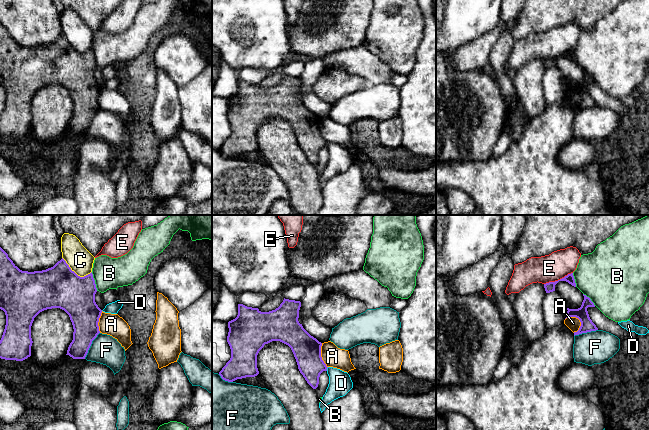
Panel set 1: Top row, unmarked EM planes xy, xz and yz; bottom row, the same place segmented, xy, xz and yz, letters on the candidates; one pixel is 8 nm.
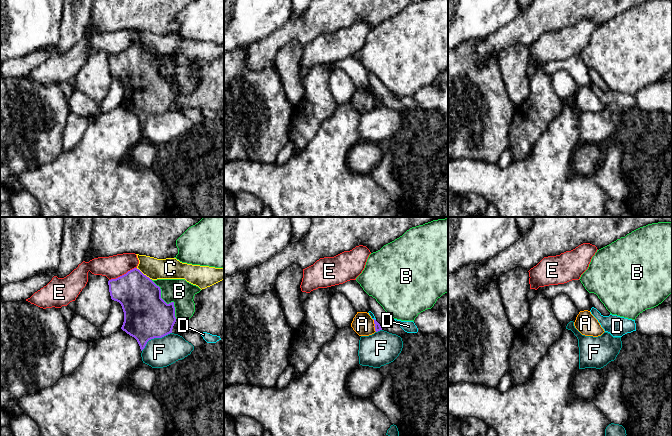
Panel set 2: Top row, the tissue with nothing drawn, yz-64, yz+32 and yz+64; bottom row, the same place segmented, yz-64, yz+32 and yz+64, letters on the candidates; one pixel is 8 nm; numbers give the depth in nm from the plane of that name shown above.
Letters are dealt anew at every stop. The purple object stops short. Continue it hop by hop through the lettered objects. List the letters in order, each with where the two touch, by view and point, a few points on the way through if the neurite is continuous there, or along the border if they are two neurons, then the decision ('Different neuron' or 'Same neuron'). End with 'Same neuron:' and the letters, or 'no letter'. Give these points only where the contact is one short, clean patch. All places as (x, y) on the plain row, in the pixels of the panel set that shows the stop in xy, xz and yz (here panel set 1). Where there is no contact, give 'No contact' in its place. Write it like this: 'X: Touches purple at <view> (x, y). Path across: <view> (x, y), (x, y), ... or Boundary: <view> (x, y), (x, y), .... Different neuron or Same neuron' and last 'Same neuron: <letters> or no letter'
A: Touches purple at yz (577, 93). Boundary: yz (565, 94), (576, 93), (580, 98), (579, 105). Different neuron
B: Touches purple at xy (94, 57). Different neuron
C: Touches purple at xy (74, 48). Different neuron
D: Touches purple at xz (326, 145). Boundary: xz (328, 143), (326, 146). Different neuron
E: Touches purple at yz (558, 56). Boundary: yz (572, 48), (544, 60). Different neuron
F: Touches purple at xy (90, 121). Different neuron
Same neuron: no letter

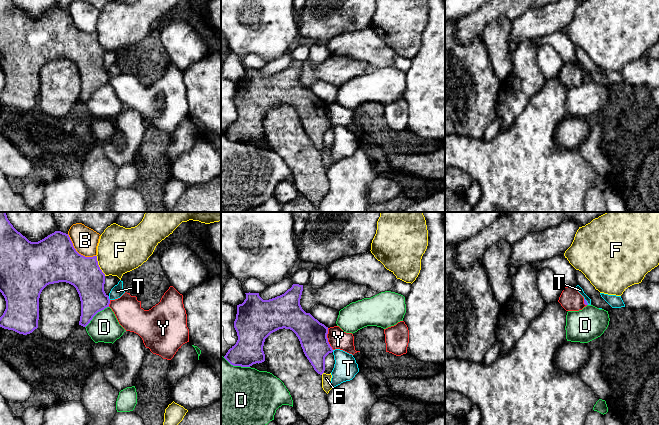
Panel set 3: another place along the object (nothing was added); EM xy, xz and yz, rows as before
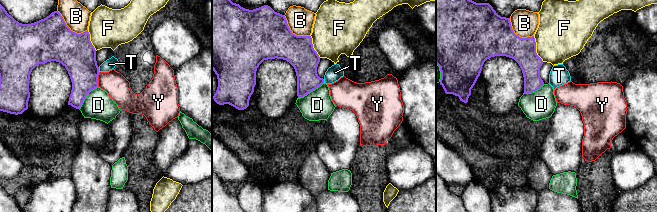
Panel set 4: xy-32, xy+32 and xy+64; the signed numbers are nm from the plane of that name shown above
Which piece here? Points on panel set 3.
B: Touches purple at xy (77, 28). Different neuron
D: Touches purple at xy (95, 90). Different neuron
F: Touches purple at xy (98, 41). Different neuron
T: Touches purple at xy (108, 74). Boundary: xy (108, 72), (110, 75). Different neuron
Y: Touches purple at xz (327, 115). Boundary: xz (327, 104), (327, 117), (333, 125). Different neuron
Same neuron: no letter

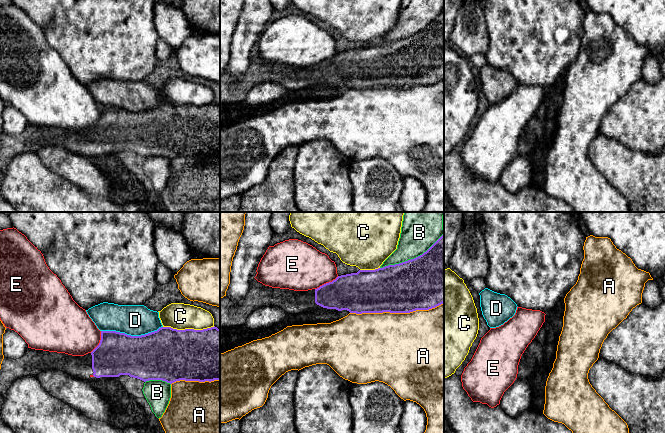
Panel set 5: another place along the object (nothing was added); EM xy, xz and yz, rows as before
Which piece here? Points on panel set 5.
A: Touches purple at xz (396, 88). Different neuron
B: Touches purple at xz (411, 35). Different neuron
C: Touches purple at xy (188, 105). Different neuron
D: Touches purple at xy (130, 111). Different neuron
E: Touches purple at xz (326, 59). Boundary: xz (338, 52), (315, 65). Different neuron
Same neuron: no letter

